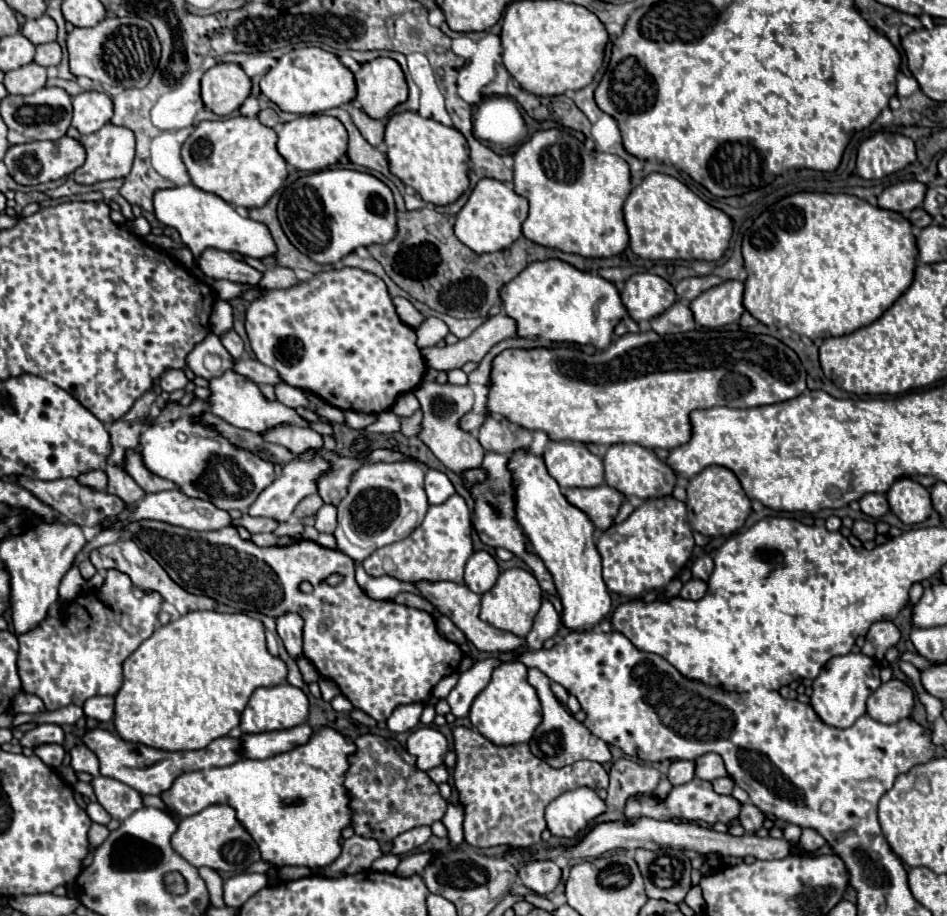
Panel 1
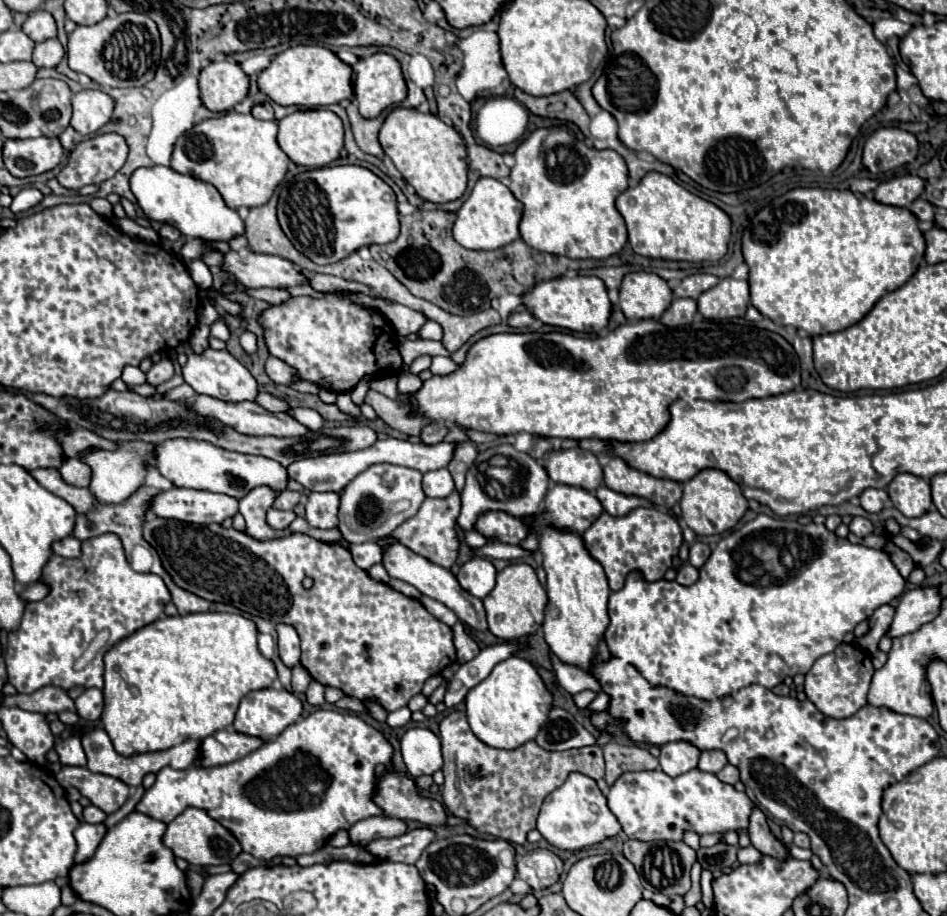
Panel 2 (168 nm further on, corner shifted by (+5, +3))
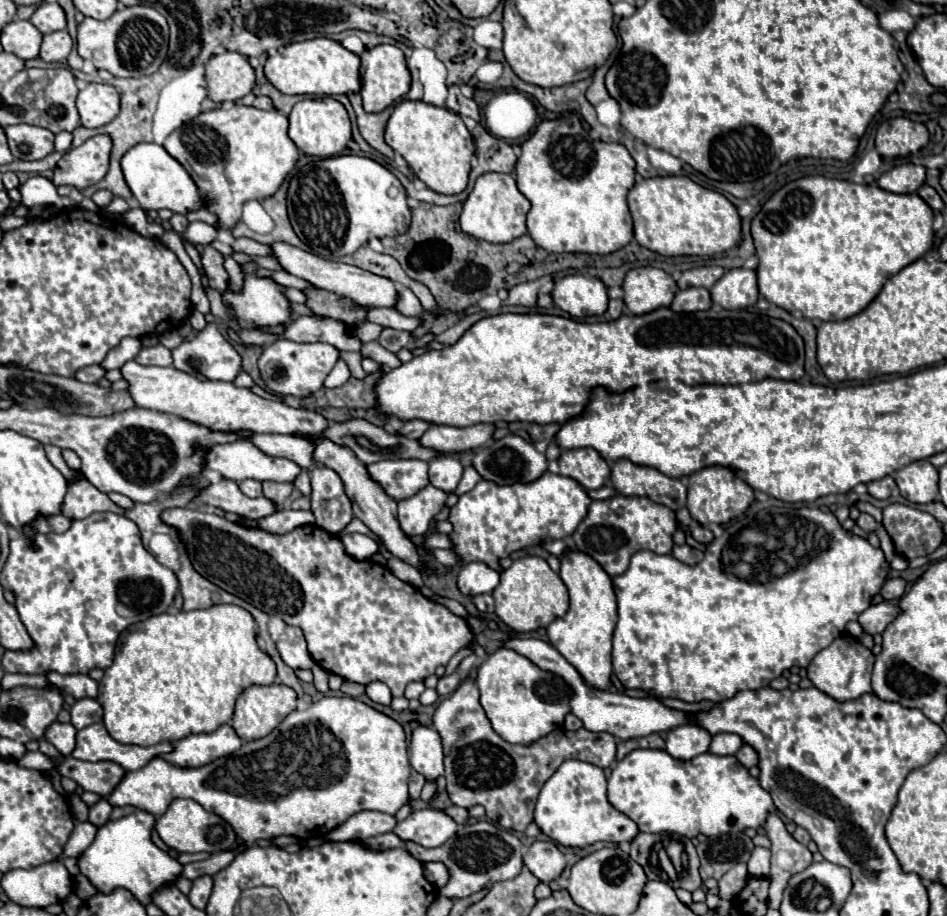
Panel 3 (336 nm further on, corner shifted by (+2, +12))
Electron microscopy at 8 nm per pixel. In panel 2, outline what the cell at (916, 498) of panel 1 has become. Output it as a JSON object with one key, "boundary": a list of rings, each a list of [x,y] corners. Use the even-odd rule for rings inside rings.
{"boundary":[[[911,473],[895,475],[895,479],[887,487],[887,493],[889,493],[893,505],[905,517],[921,517],[923,513],[927,513],[927,509],[931,505],[929,483]]]}

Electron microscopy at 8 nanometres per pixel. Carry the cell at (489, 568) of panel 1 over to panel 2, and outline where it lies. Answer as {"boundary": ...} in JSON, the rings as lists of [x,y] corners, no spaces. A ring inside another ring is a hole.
{"boundary":[[[473,557],[459,569],[457,581],[465,591],[483,599],[495,585],[495,567],[489,559]]]}

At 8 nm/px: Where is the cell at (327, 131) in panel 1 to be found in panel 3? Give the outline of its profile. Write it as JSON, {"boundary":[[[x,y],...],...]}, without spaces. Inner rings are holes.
{"boundary":[[[330,96],[300,100],[292,108],[288,118],[290,118],[290,130],[288,130],[290,140],[298,146],[300,152],[308,156],[320,156],[320,158],[336,156],[346,148],[348,140],[352,138],[352,128],[350,128],[350,118],[346,108]]]}

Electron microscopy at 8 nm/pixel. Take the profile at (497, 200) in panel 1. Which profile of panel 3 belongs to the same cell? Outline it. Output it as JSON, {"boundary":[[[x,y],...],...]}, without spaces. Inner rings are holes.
{"boundary":[[[488,172],[482,174],[468,200],[464,202],[464,210],[460,214],[460,226],[466,234],[486,240],[486,242],[512,242],[514,238],[520,238],[526,234],[526,214],[530,210],[528,198],[516,188],[516,180],[510,174],[498,174]]]}

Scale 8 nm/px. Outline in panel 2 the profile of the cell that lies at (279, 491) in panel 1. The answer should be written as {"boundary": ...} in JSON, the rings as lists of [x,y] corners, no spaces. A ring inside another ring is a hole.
{"boundary":[[[255,487],[239,501],[239,513],[247,521],[247,535],[253,539],[266,541],[285,536],[286,530],[263,530],[267,509],[273,507],[273,501],[277,499],[279,491],[271,487]]]}

